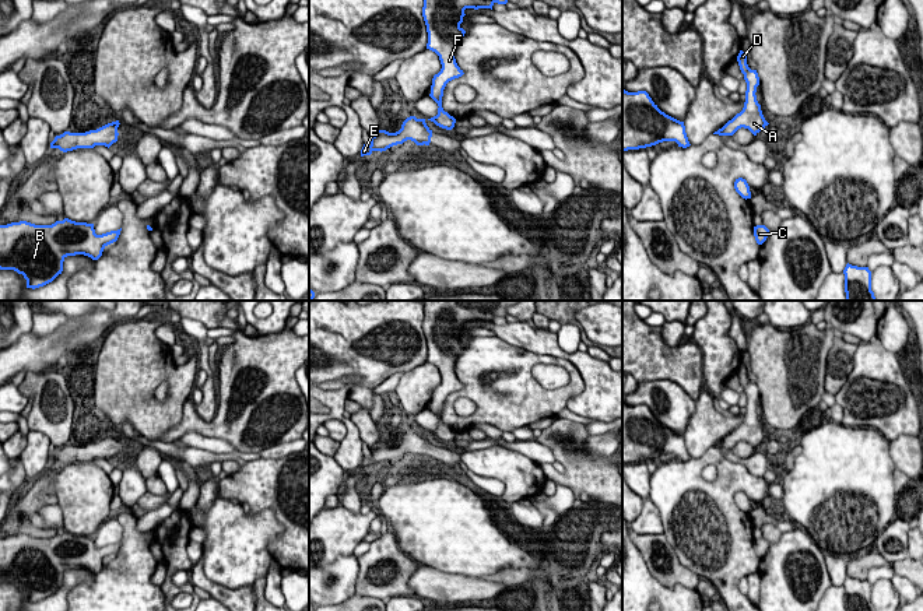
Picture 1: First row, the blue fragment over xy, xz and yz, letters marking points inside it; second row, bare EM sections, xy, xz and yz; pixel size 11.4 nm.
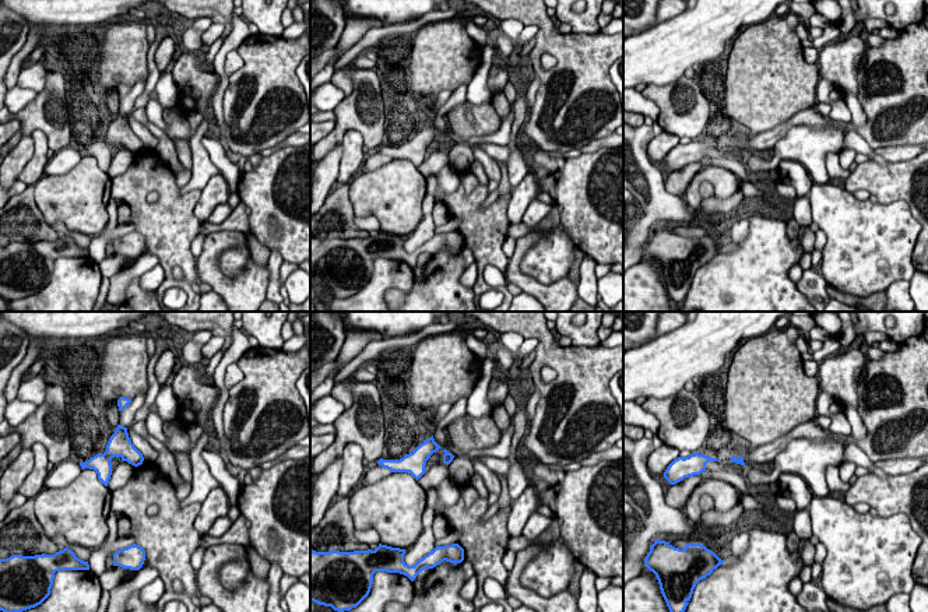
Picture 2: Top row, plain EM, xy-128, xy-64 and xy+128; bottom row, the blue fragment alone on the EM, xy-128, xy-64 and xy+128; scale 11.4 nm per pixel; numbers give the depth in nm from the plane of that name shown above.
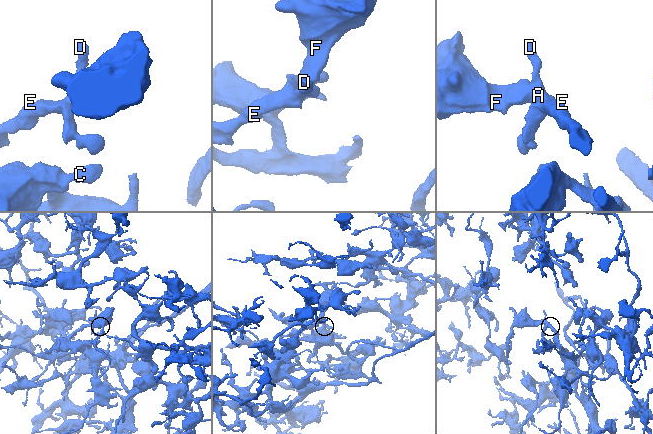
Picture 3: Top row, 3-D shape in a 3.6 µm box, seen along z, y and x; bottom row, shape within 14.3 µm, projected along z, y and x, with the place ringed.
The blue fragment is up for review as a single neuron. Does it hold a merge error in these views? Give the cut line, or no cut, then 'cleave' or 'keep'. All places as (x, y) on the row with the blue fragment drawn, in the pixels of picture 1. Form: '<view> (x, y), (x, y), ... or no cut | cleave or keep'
no cut | keep

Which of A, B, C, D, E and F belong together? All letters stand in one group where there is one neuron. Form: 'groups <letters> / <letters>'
groups A B C D E F

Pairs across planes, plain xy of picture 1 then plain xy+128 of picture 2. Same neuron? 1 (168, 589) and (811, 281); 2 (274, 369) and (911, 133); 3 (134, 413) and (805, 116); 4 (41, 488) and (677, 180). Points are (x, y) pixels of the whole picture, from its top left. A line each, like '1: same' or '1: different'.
1: same
2: same
3: different
4: same

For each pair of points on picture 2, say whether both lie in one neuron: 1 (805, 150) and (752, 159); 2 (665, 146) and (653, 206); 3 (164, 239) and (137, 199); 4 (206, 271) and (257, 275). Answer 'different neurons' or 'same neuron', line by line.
1: same neuron
2: different neurons
3: same neuron
4: same neuron

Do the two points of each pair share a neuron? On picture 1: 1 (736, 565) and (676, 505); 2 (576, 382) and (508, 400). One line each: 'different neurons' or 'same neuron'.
1: same neuron
2: same neuron

